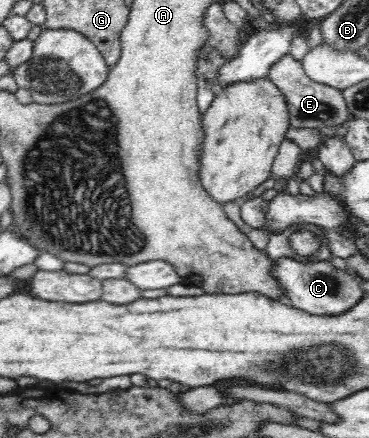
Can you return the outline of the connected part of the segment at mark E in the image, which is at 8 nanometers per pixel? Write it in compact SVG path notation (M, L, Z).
M289 53L283 54L277 62L273 62L267 77L273 81L285 98L291 127L315 129L329 126L339 128L353 118L347 109L342 90L309 79L305 75L301 61L296 60Z

